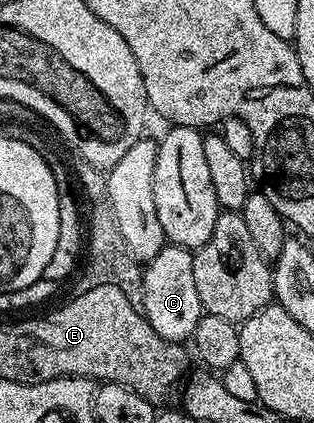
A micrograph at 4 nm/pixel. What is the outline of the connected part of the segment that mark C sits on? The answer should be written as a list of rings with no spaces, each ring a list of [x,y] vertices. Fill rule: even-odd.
[[[166,243],[165,248],[144,265],[139,304],[155,334],[164,340],[185,342],[192,337],[201,321],[203,309],[199,302],[199,289],[195,286],[195,266],[190,249]]]

